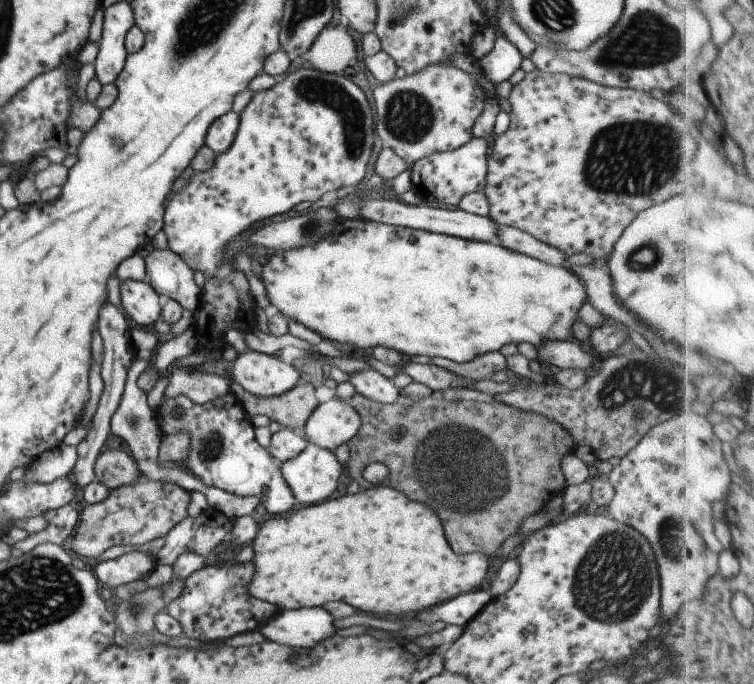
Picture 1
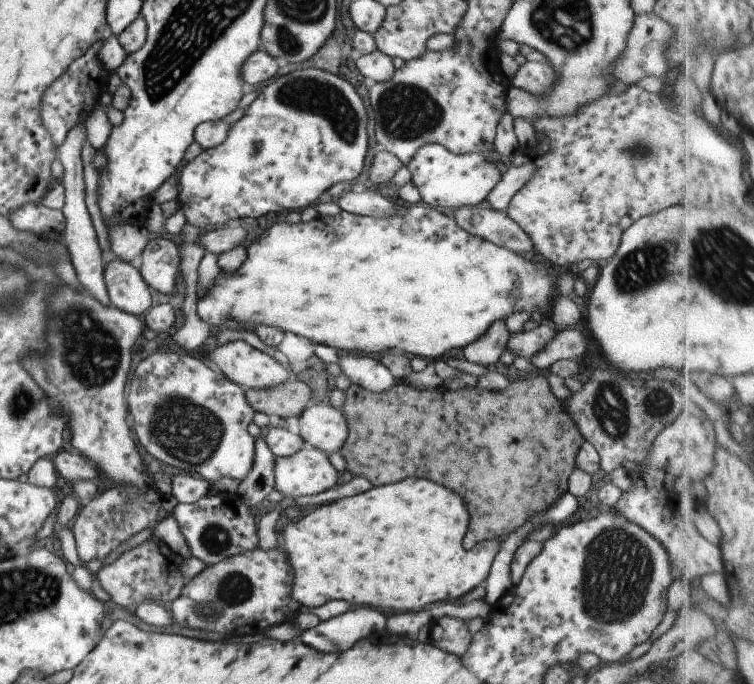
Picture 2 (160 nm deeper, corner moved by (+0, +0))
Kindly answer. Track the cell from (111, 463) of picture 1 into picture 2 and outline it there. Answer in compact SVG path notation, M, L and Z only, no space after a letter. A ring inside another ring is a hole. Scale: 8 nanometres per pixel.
M65 446L57 451L50 460L56 473L67 482L93 479L99 484L99 490L107 488L107 485L101 483L100 479L97 480L98 474L93 474L93 466L89 466L89 462L85 462L85 458L81 458L79 454L73 454L73 452L69 454Z

